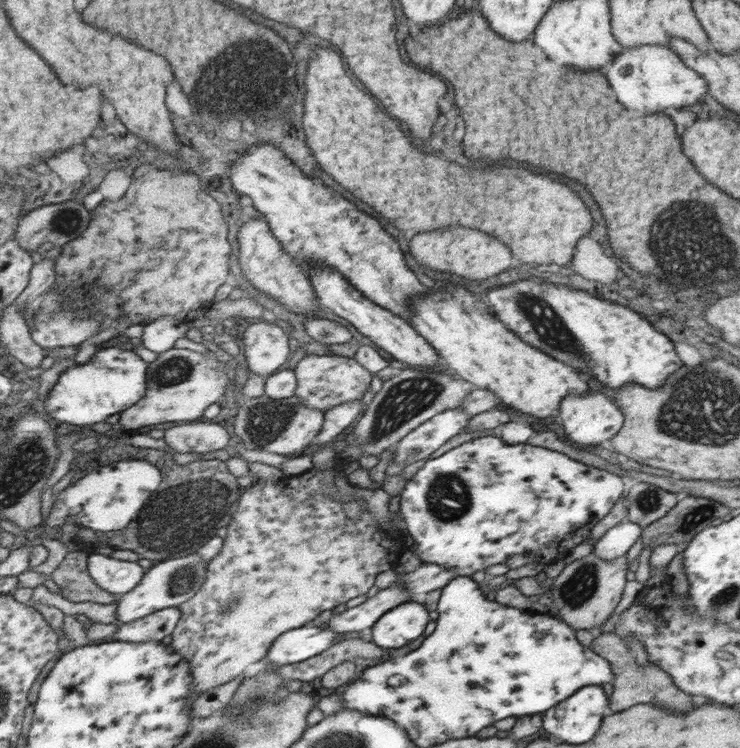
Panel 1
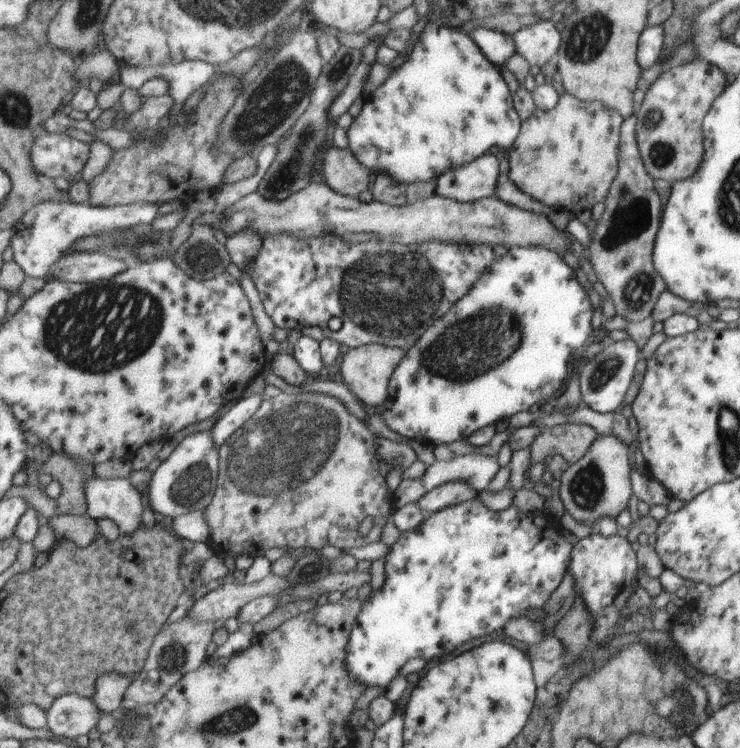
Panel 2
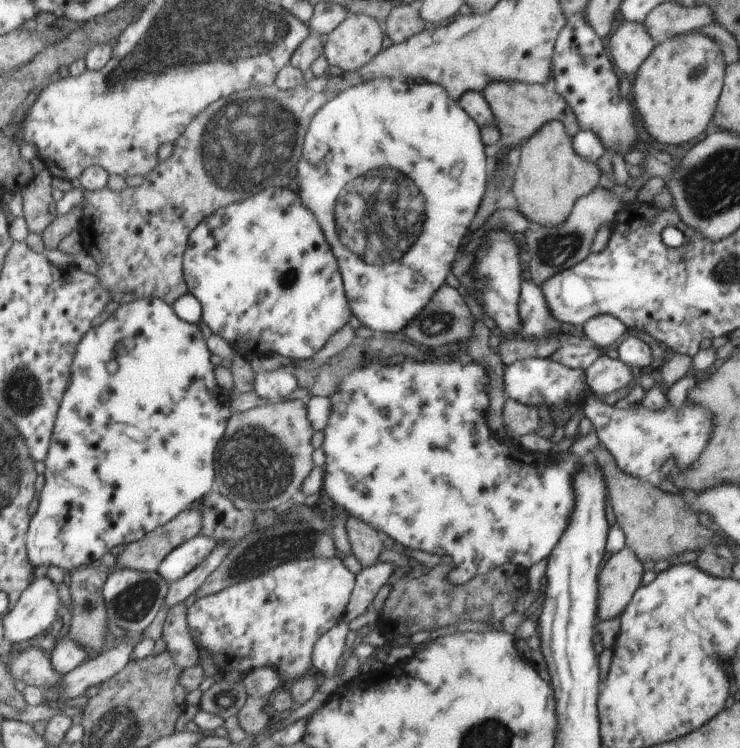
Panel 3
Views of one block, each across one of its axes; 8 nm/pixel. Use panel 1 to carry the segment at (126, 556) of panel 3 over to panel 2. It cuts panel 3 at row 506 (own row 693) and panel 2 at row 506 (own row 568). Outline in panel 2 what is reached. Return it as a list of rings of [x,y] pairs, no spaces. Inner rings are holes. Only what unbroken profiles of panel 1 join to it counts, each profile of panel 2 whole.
[[[287,388],[279,398],[269,398],[257,416],[235,430],[219,448],[217,488],[203,510],[213,554],[219,560],[241,554],[257,558],[265,548],[281,548],[289,554],[297,548],[309,548],[311,552],[321,552],[323,546],[349,550],[379,542],[381,528],[389,522],[395,506],[393,496],[389,498],[387,482],[379,474],[373,442],[373,430],[339,396],[307,392],[307,388]],[[367,516],[373,518],[373,526],[367,536],[361,536],[359,524]]]

